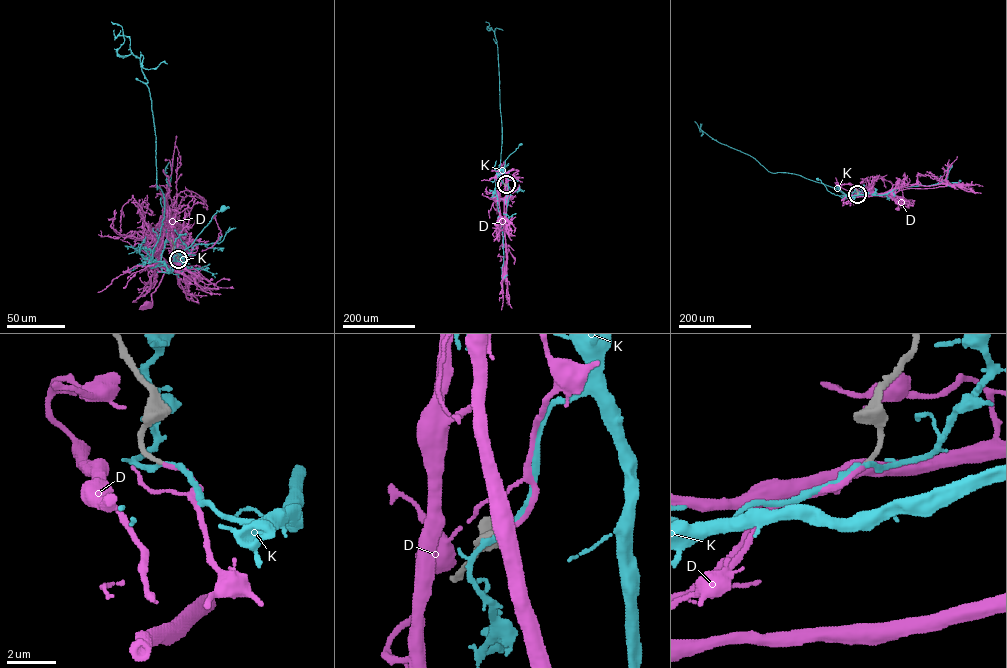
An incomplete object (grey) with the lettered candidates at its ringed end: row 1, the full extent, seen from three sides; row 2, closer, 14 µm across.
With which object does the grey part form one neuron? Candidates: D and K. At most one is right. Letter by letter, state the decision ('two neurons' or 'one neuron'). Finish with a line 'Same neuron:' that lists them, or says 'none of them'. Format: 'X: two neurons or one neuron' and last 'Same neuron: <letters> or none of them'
D: one neuron
K: two neurons
Same neuron: D

